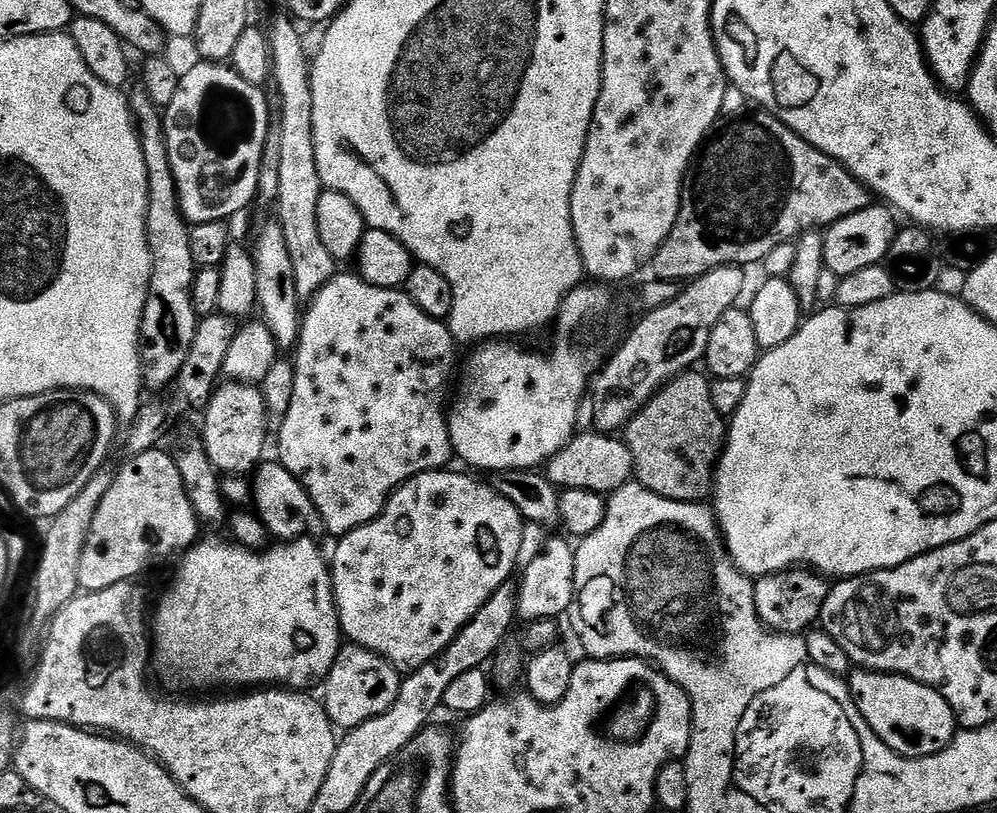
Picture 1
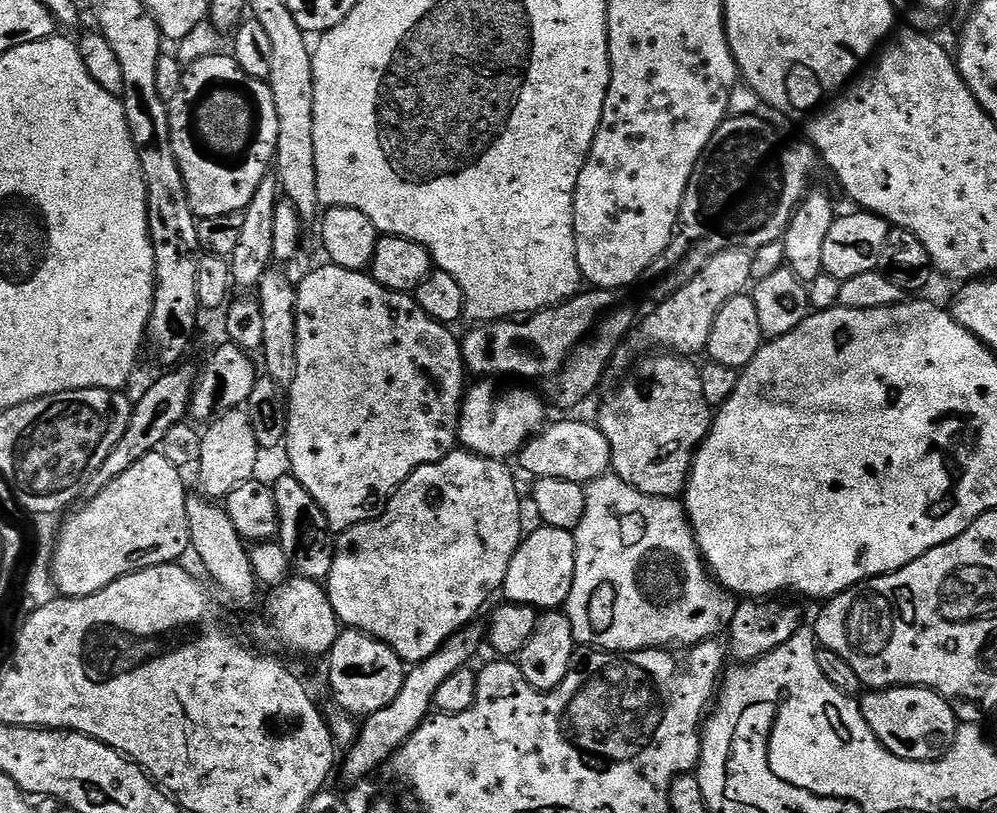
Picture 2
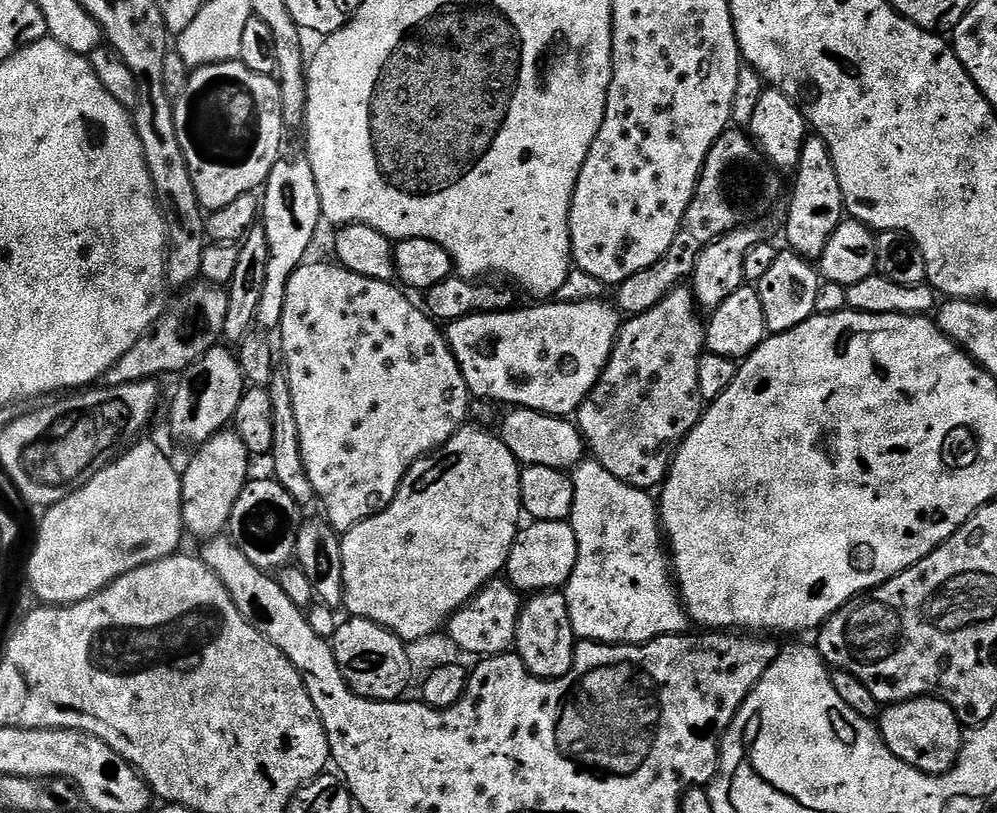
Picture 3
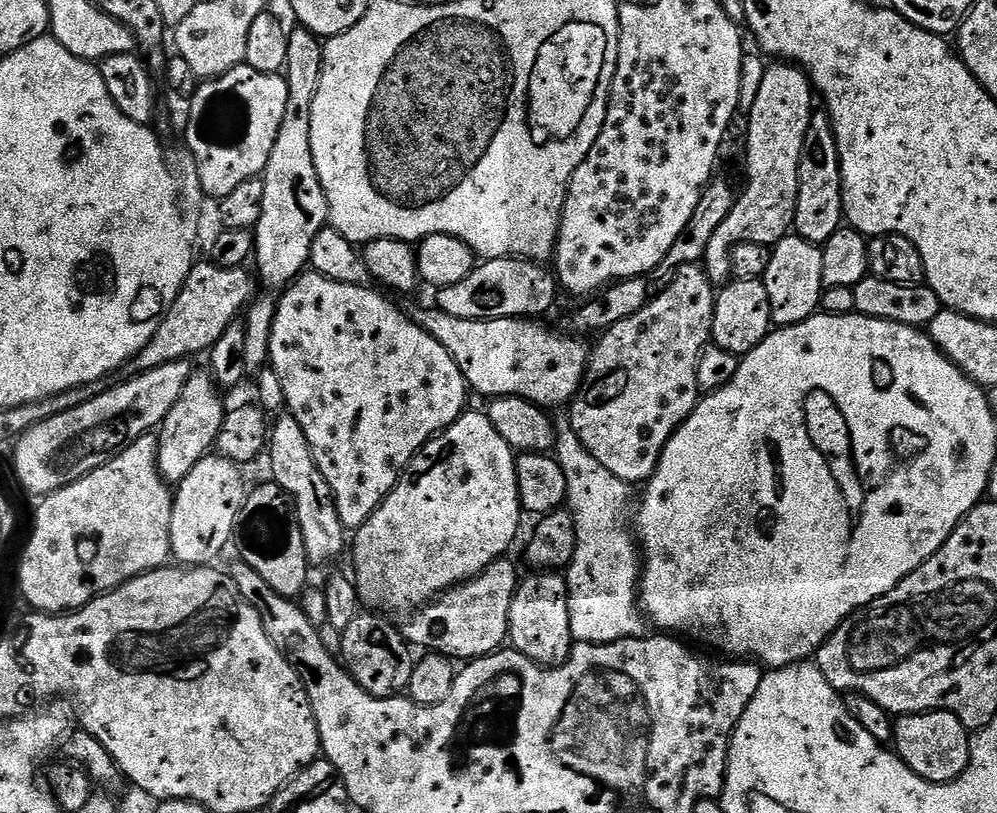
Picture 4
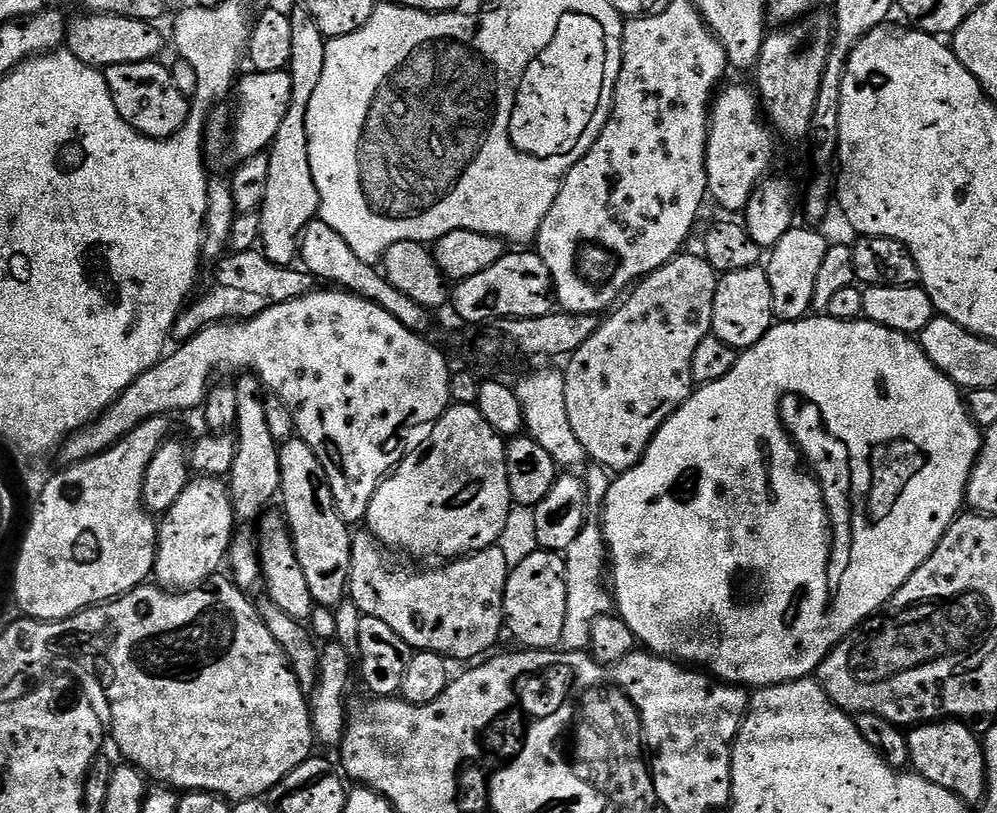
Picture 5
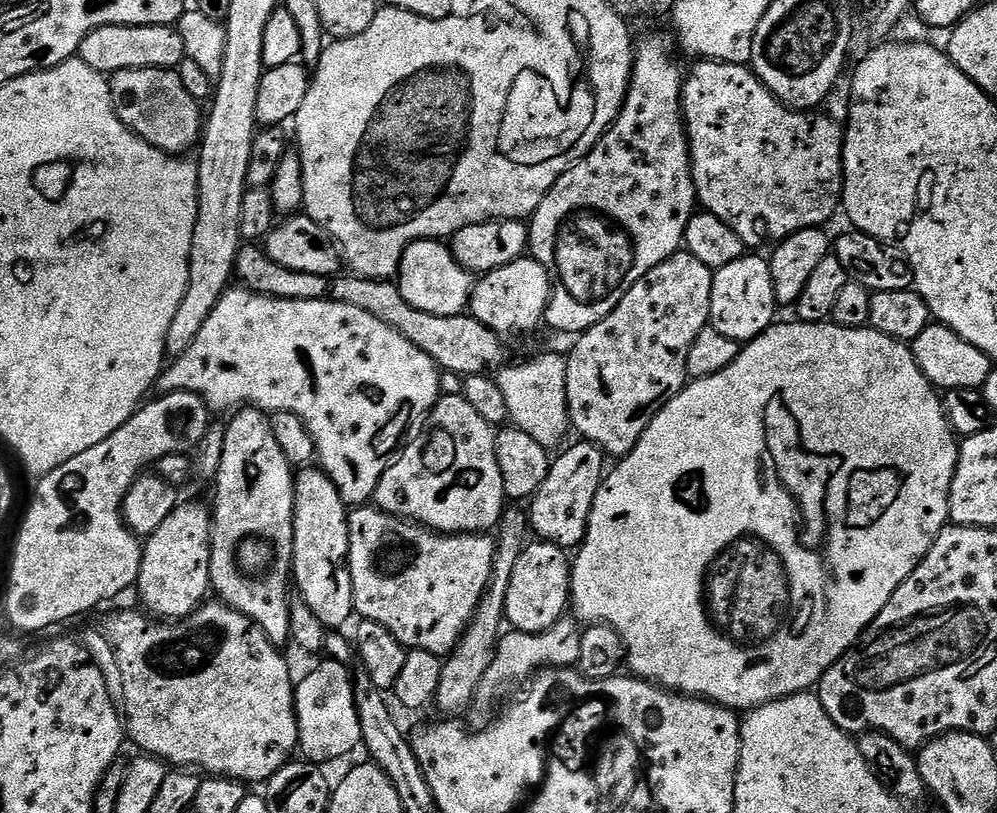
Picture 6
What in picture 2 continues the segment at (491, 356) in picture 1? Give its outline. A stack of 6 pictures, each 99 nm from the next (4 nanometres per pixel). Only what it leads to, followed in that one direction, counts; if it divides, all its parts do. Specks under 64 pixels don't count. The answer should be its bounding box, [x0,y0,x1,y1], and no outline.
[458,382,545,461]

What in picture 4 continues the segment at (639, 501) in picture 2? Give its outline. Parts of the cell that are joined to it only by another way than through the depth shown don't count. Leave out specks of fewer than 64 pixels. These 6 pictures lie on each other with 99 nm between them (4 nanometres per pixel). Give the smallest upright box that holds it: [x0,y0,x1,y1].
[554,423,646,644]

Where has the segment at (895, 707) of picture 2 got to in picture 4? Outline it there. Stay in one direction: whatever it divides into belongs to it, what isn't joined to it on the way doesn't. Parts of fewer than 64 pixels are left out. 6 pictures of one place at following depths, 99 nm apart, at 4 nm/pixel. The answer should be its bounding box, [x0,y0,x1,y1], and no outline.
[892,712,970,784]

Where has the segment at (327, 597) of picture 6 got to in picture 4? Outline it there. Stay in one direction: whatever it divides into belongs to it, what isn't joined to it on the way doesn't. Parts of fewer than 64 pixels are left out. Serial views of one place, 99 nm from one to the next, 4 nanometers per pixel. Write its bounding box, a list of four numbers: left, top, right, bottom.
[266,410,346,569]

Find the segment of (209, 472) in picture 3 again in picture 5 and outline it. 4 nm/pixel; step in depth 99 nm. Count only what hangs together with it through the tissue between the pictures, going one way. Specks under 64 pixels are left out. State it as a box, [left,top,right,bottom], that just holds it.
[155,476,238,590]

